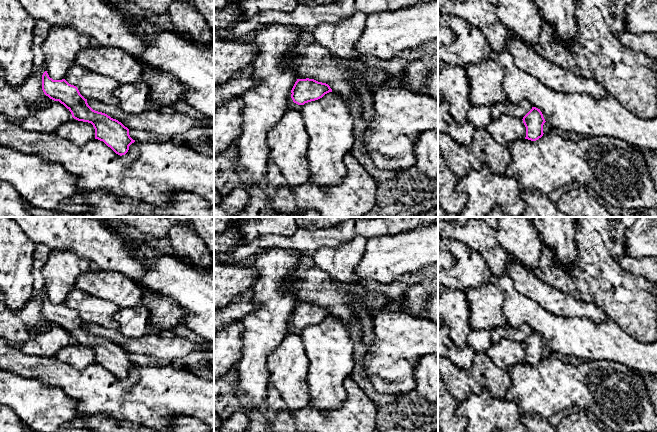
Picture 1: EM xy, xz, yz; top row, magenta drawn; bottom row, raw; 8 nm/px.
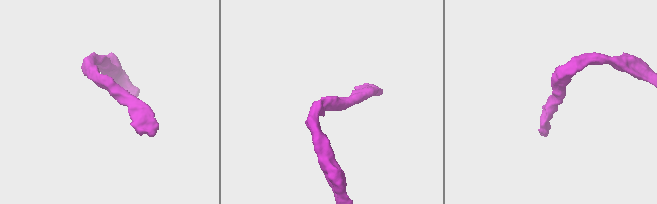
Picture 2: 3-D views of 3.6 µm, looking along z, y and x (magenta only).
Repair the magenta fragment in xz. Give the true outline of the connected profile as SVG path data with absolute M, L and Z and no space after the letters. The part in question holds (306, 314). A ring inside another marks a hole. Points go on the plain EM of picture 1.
M309 302L297 303L291 314L291 322L294 327L304 329L322 322L329 316L332 316L332 313L326 307Z

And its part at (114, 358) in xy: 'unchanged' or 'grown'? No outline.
unchanged

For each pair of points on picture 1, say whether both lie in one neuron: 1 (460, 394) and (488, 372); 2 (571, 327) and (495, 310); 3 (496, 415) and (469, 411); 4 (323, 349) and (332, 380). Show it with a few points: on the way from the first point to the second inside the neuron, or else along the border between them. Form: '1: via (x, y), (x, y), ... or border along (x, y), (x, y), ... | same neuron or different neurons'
1: via (467, 387), (481, 372) | same neuron
2: border along (499, 289), (503, 295), (503, 314), (507, 324) | different neurons
3: via (489, 414), (476, 411) | same neuron
4: via (328, 357), (328, 372) | same neuron

